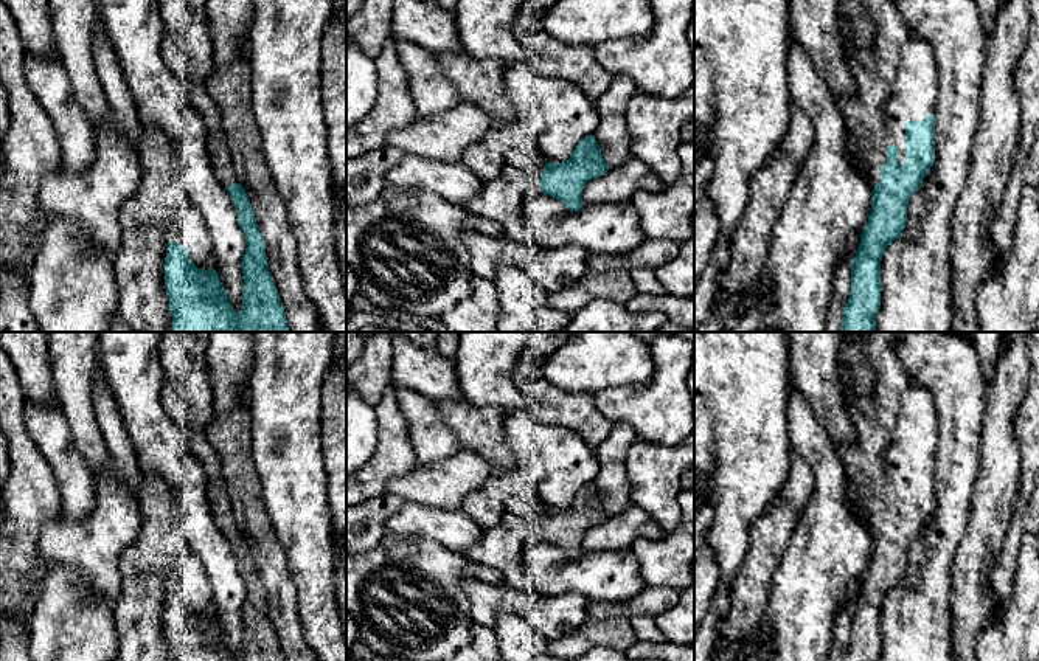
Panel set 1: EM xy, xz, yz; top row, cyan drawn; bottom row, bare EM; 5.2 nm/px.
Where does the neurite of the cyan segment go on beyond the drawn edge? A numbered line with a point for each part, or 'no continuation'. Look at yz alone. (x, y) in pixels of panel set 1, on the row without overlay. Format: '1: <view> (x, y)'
1: yz (898, 427)

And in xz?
1: xz (536, 517)

